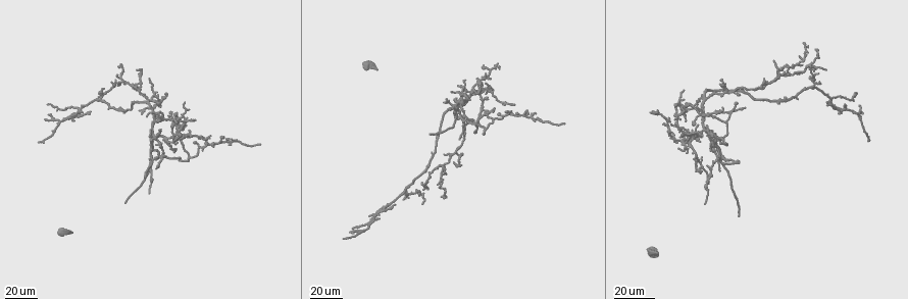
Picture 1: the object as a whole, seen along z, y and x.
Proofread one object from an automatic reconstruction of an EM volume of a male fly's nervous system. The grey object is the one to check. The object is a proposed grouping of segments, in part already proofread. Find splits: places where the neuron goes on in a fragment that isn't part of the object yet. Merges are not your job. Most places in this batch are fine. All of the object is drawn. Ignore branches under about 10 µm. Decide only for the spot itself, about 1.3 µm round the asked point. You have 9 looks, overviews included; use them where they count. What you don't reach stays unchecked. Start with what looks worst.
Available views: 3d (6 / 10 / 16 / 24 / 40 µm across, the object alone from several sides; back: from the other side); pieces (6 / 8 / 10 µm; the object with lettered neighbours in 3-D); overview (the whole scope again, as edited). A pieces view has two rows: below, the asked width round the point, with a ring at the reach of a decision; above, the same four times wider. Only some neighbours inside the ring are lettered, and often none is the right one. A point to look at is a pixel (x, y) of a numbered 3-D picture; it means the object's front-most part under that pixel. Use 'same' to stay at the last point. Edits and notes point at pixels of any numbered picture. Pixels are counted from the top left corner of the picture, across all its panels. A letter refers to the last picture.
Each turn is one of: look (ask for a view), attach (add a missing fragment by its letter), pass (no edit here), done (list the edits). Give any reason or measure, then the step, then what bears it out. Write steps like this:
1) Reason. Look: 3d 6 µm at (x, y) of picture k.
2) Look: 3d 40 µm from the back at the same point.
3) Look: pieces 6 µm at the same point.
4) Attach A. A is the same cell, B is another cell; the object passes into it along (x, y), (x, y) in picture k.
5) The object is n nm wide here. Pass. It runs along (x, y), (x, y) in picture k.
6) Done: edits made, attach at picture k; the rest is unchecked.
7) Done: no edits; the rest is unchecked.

Free end. Look: 3d 40 µm at (562, 125) of picture 1.

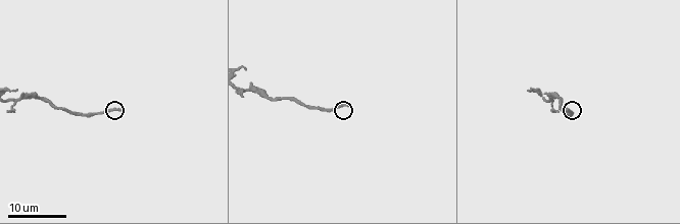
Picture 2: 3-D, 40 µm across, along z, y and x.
What lies round it. Look: pieces 8 µm at (568, 109) of picture 2.

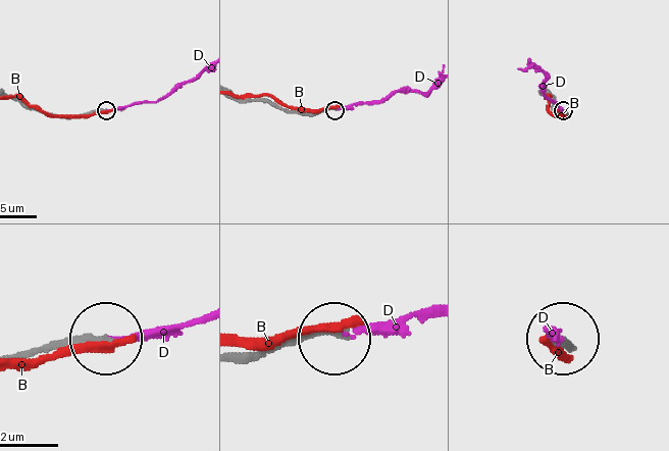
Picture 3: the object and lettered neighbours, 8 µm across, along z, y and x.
Attach D. D is the same cell, B is another cell; the object passes into it along (88, 113), (160, 100), (202, 73) in picture 3; it goes on there.

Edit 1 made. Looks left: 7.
Branch stops here. Look: 3d 40 µm at (844, 106) of picture 1.

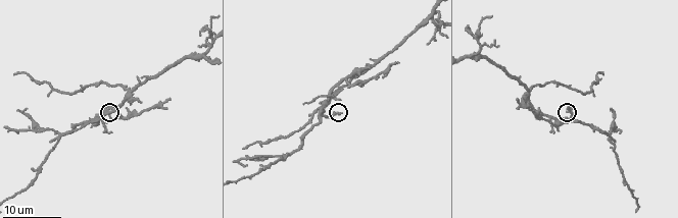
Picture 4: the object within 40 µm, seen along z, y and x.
Look: pieces 10 µm at (340, 114) of picture 4.

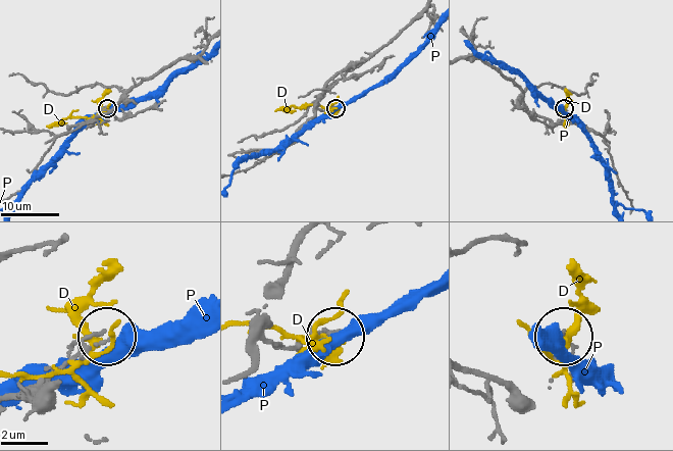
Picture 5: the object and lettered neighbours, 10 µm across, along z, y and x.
The object is 170 nm wide here. Pass. D and P are other cells; no lettered fragment goes on from it.

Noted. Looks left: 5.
Tapers out. Look: 3d 16 µm at (556, 109) of picture 2.

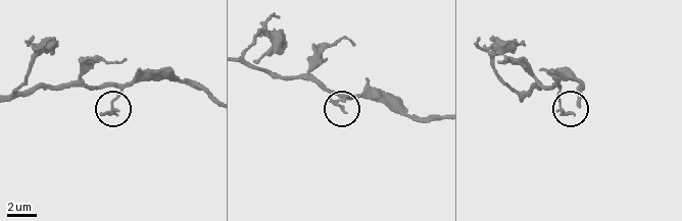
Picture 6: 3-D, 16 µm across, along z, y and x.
Look: 3d 6 µm at (343, 110) of picture 6.

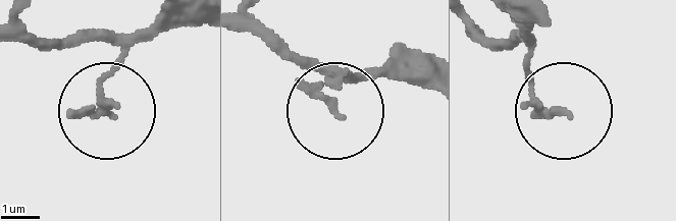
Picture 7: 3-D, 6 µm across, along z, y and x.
Look: pieces 10 µm at (564, 110) of picture 7.

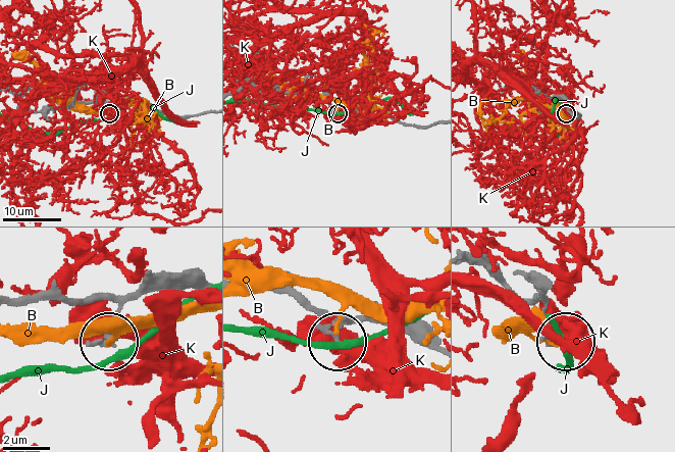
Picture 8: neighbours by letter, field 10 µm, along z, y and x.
Pass. B, J and K are other cells; none of them fits.

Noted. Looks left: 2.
Tapers out. Look: 3d 16 µm at (139, 102) of picture 4.

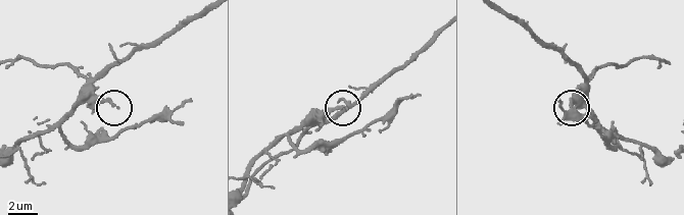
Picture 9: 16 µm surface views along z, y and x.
Look: pieces 10 µm at (346, 107) of picture 9.

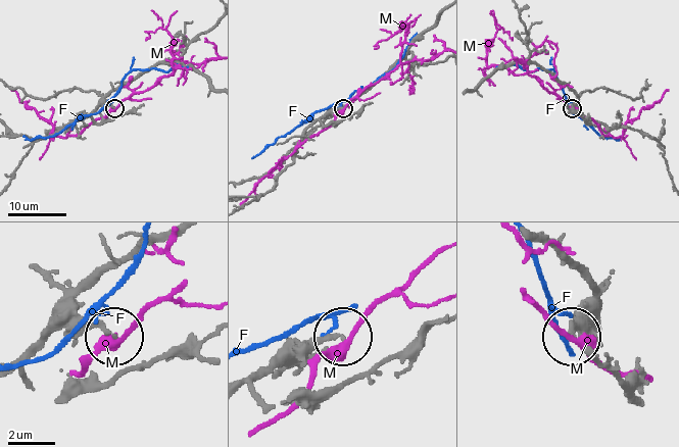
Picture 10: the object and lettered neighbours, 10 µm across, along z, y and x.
Pass. F and M are other cells; none of them fits.

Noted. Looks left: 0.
Done: edits made, attach at picture 3; the rest is unchecked.

